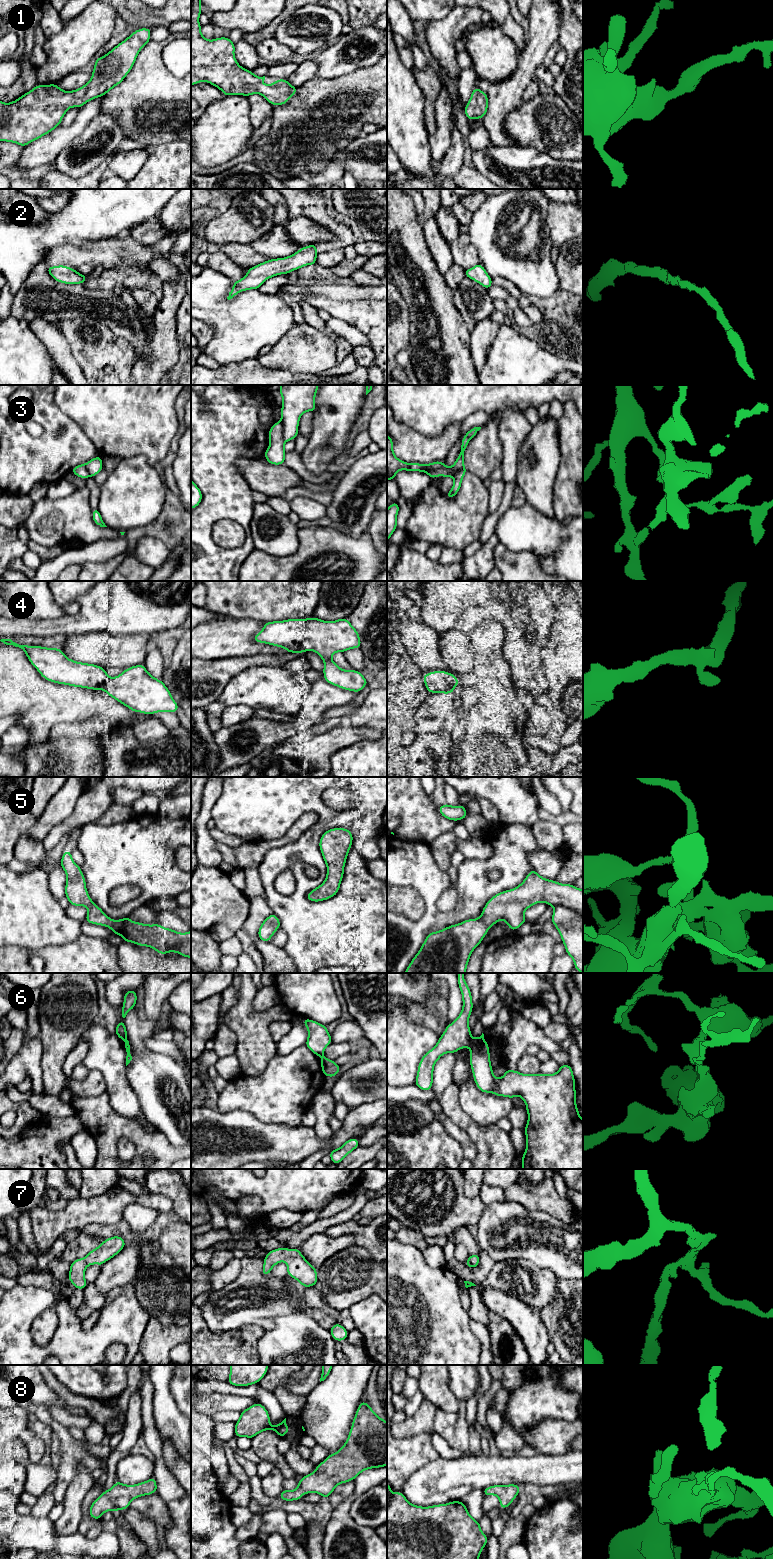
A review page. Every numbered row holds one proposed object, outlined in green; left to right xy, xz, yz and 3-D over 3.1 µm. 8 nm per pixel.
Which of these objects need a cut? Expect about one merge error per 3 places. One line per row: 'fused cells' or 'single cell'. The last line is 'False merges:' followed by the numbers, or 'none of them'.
1: single cell
2: single cell
3: fused cells
4: single cell
5: single cell
6: fused cells
7: single cell
8: single cell
False merges: 3, 6

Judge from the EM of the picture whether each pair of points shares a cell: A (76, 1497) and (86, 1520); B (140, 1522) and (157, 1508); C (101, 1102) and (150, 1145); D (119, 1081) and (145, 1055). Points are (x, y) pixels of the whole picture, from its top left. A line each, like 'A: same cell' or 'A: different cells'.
A: different cells
B: different cells
C: same cell
D: different cells

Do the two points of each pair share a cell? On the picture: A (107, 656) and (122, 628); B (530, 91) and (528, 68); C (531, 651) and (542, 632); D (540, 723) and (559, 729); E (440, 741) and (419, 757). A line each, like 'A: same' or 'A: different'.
A: different
B: different
C: same
D: different
E: same

